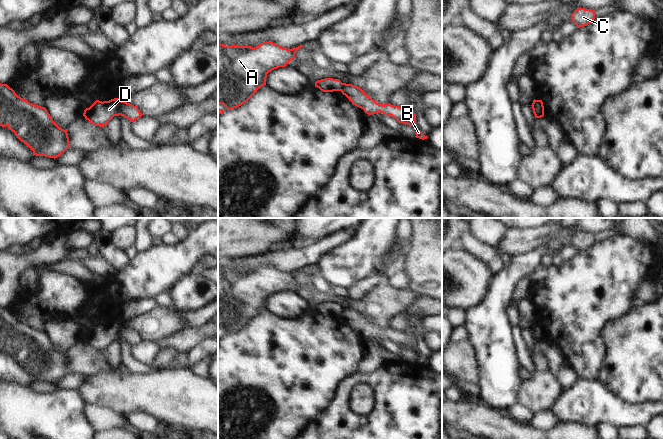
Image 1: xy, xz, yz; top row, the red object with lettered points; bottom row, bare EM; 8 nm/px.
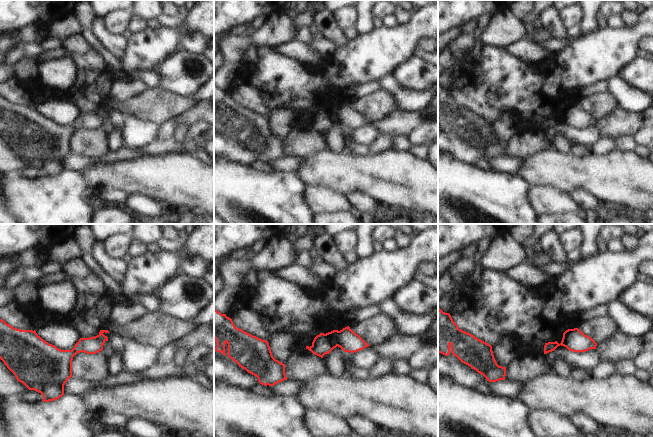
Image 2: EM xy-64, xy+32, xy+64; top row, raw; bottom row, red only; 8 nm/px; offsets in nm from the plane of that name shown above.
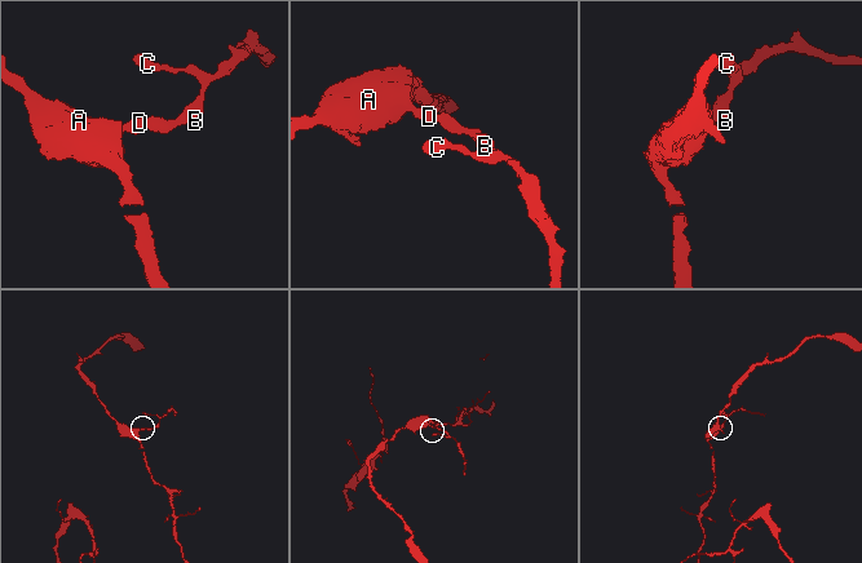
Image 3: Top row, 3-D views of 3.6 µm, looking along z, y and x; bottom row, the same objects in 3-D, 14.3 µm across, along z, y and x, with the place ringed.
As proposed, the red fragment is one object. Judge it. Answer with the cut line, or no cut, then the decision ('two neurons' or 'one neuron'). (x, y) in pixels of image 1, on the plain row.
cut in xy along (121, 325), (118, 331), (118, 338); two neurons

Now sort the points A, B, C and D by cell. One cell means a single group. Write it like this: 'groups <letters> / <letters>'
groups A D / B C

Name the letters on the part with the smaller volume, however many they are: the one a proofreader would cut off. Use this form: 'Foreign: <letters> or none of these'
Foreign: B, C.

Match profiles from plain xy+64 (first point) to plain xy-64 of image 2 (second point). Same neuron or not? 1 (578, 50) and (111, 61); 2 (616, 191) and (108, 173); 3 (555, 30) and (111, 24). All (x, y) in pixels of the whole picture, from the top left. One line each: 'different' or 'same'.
1: different
2: same
3: different

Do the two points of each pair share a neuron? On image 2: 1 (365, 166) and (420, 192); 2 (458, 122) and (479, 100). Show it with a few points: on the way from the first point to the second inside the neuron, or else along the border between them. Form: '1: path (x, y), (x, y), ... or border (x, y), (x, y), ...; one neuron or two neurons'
1: path (379, 176), (406, 182); one neuron
2: border (452, 94), (459, 104), (490, 121); two neurons

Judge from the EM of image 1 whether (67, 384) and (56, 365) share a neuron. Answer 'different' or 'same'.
different

